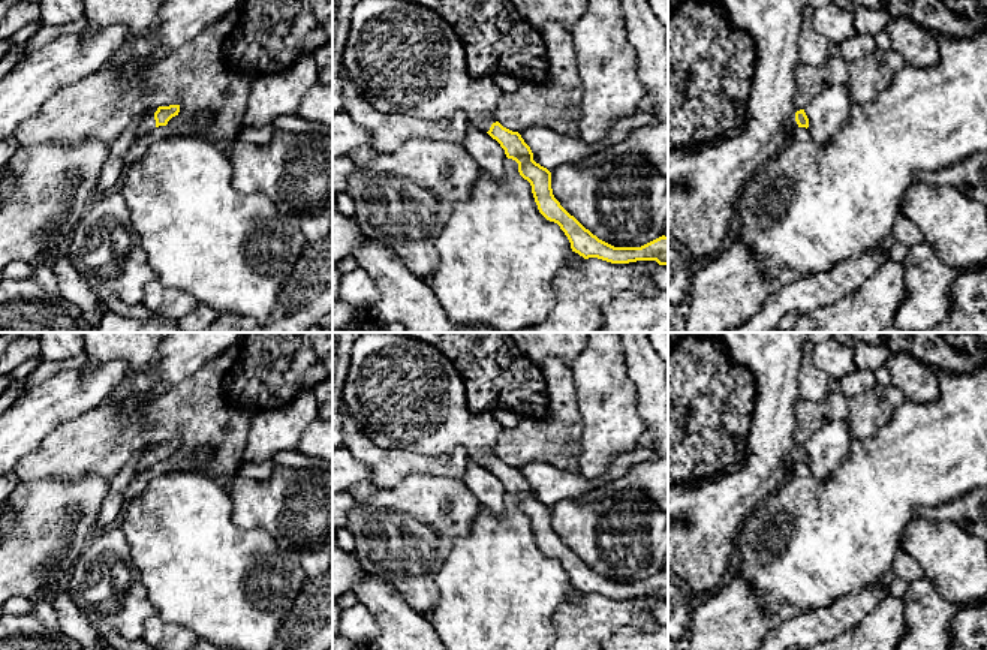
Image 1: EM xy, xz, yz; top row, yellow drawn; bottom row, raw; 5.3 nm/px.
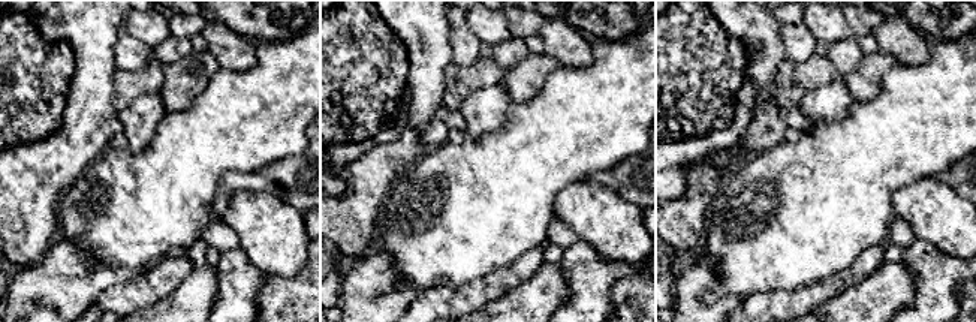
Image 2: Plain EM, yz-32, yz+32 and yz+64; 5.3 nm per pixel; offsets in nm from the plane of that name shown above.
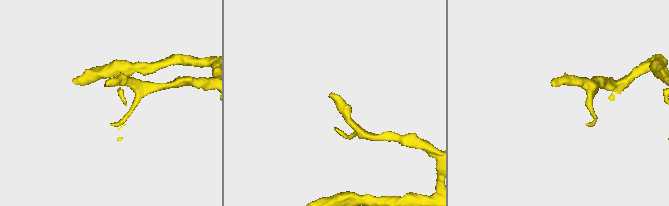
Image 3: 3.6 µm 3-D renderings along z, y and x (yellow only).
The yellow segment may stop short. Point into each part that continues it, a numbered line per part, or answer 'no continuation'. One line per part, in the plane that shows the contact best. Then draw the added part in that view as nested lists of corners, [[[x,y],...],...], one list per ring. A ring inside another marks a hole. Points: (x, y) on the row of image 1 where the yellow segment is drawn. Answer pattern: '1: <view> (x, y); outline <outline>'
1: xy (147, 123); outline [[[148,108],[139,115],[141,121],[138,126],[138,138],[148,133],[150,130],[153,130],[156,127],[156,120],[154,120],[156,111],[157,111],[157,108]]]

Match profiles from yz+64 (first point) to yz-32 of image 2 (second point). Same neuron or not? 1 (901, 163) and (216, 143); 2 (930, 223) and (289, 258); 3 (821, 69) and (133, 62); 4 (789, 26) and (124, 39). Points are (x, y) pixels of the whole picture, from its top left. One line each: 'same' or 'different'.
1: same
2: same
3: different
4: same

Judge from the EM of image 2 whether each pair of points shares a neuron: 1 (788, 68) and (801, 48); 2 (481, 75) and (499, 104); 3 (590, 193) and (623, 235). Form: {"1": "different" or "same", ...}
{"1": "different", "2": "different", "3": "same"}

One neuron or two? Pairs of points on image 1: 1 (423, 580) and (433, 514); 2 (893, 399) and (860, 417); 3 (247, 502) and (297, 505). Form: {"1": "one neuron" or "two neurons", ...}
{"1": "one neuron", "2": "one neuron", "3": "one neuron"}

